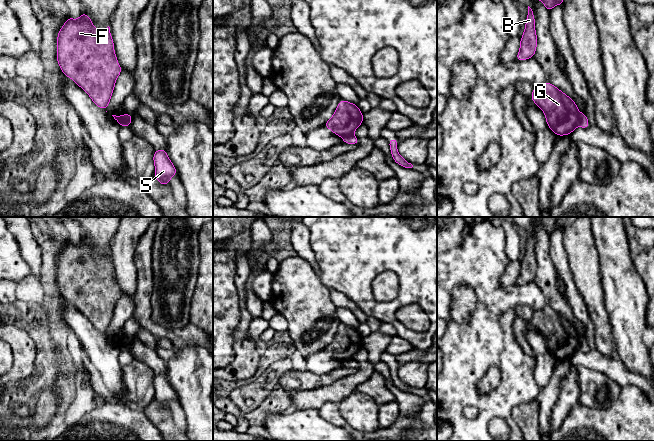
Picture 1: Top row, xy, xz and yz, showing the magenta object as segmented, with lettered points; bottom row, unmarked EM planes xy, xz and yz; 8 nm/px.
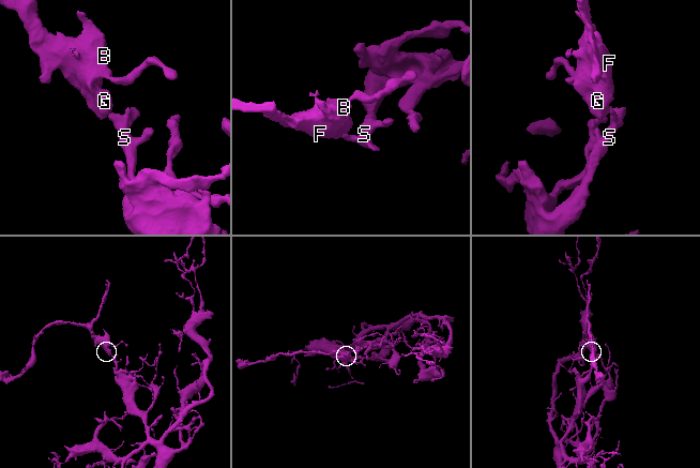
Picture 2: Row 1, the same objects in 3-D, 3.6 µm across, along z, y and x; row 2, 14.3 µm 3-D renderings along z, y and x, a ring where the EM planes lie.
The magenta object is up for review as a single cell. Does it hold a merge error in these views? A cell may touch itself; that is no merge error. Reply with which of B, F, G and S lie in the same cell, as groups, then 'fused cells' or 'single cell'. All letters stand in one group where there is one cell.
groups B F G / S; fused cells

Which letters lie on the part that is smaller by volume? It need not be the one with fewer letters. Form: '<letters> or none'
B, F, G

